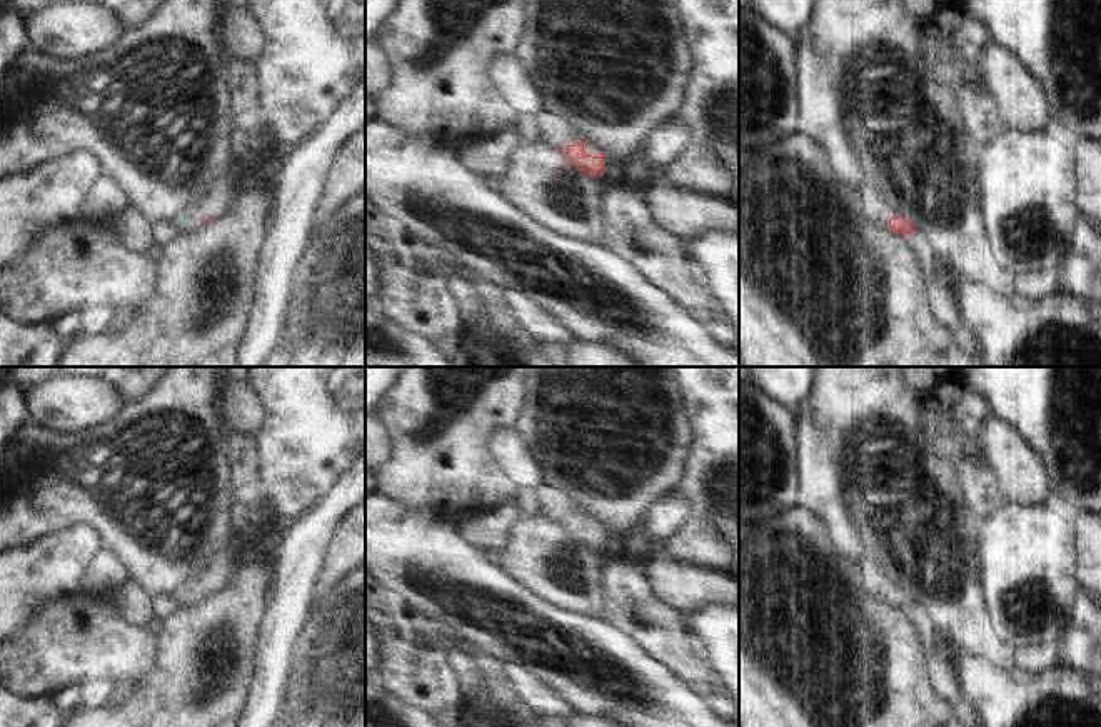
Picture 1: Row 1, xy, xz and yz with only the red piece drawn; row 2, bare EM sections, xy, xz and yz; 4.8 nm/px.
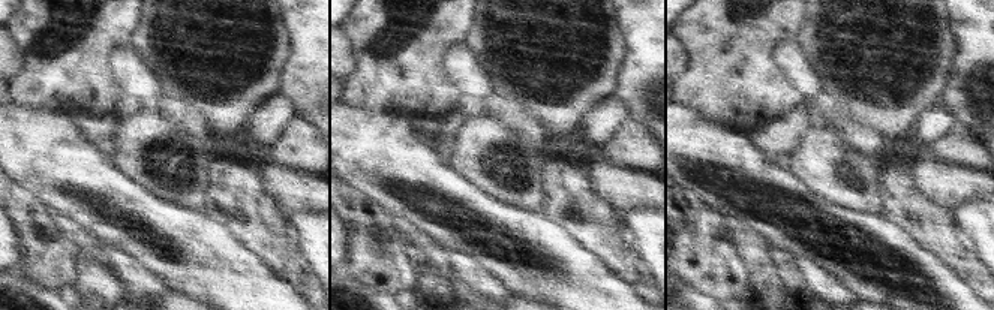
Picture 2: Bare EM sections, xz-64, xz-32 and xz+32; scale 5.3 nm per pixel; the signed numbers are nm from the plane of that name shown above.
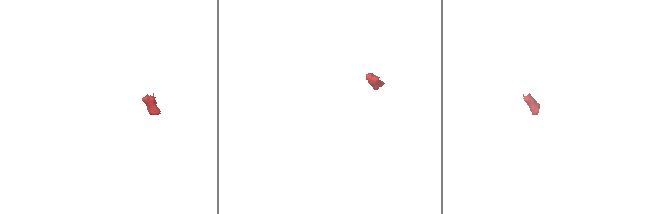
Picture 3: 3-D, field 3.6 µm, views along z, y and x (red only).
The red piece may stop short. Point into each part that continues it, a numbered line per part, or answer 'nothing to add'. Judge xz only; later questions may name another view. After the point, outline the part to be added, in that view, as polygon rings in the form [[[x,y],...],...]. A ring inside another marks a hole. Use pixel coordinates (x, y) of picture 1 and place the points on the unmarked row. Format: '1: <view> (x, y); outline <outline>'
1: xz (553, 506); outline [[[542,492],[537,504],[549,519],[576,519],[582,515],[581,507],[569,497],[556,495],[552,492]]]

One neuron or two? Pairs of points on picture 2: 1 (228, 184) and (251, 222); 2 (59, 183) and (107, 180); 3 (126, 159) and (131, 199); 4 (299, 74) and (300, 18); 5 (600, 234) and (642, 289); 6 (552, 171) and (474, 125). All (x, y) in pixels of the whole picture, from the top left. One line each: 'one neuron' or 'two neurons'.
1: one neuron
2: one neuron
3: two neurons
4: one neuron
5: one neuron
6: two neurons

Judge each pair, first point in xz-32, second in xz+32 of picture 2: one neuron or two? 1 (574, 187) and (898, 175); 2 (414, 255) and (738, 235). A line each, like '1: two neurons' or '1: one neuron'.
1: one neuron
2: one neuron

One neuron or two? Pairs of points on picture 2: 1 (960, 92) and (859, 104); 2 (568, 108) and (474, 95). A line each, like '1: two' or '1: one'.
1: two
2: two

